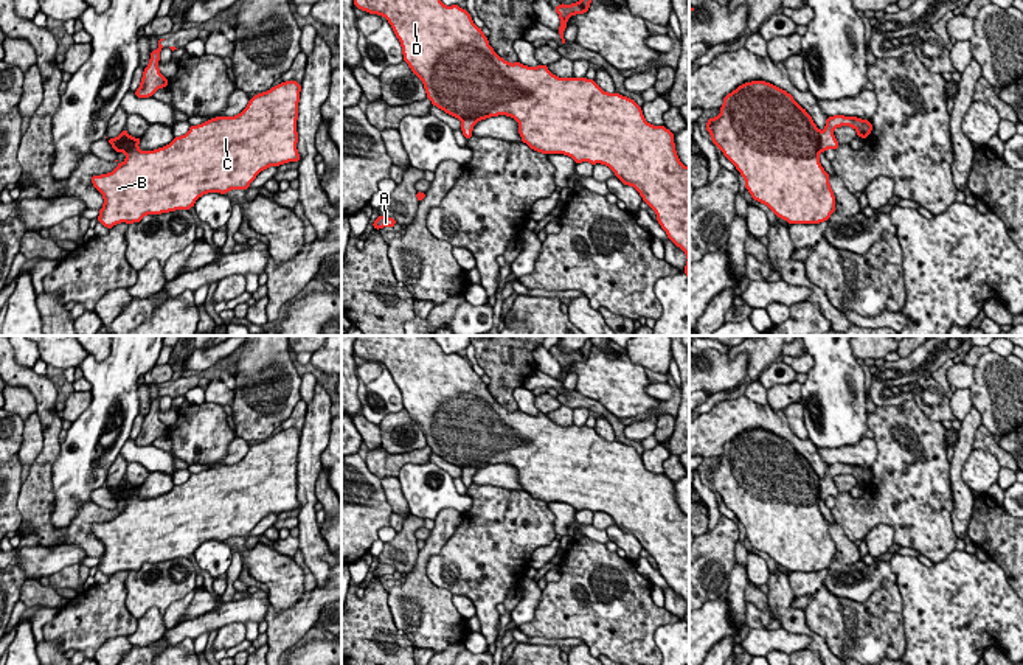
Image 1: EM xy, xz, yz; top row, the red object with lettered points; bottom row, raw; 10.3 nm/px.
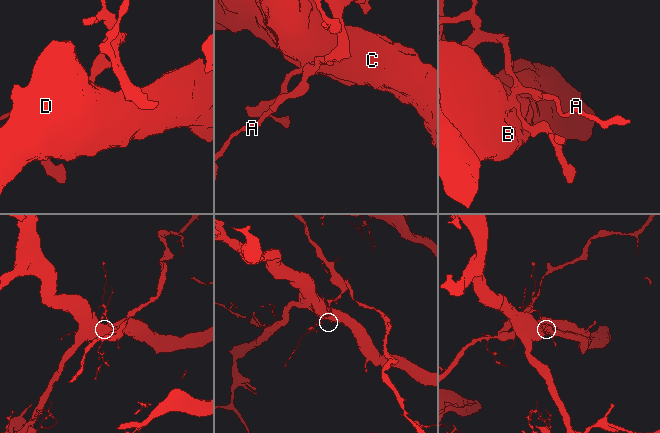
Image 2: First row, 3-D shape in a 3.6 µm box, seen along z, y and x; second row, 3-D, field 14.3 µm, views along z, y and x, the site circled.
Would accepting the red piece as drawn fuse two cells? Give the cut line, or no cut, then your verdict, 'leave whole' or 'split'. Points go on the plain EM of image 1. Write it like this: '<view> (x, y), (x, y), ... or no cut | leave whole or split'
yz (818, 480), (821, 499) | split

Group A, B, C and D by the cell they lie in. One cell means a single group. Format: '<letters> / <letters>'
A / B C D

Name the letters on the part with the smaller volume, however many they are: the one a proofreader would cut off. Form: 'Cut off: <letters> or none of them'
Cut off: A

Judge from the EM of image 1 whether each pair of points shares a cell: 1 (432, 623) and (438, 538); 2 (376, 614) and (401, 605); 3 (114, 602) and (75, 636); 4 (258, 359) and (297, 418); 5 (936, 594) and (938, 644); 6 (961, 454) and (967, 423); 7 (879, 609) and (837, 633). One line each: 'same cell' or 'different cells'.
1: same cell
2: different cells
3: same cell
4: different cells
5: same cell
6: same cell
7: same cell

